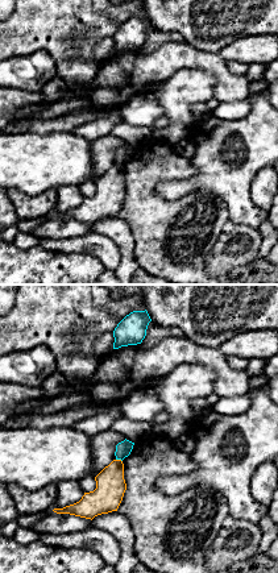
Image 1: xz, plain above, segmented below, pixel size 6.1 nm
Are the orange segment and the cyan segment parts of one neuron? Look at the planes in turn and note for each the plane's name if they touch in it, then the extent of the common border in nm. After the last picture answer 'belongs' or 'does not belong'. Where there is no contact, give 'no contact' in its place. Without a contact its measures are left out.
meets orange in xz; contact 40 nm long

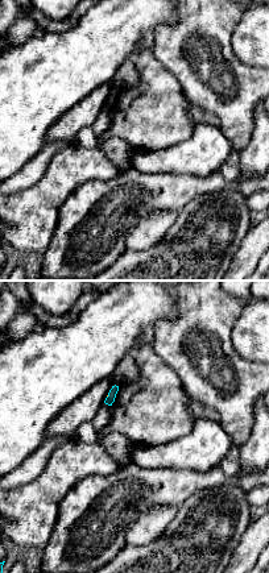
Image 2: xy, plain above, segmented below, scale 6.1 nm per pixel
no contact

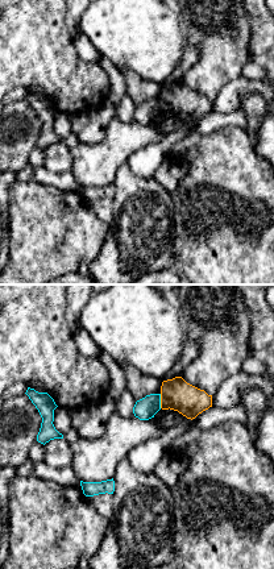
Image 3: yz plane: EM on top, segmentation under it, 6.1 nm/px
meets orange in yz; contact 90 nm long

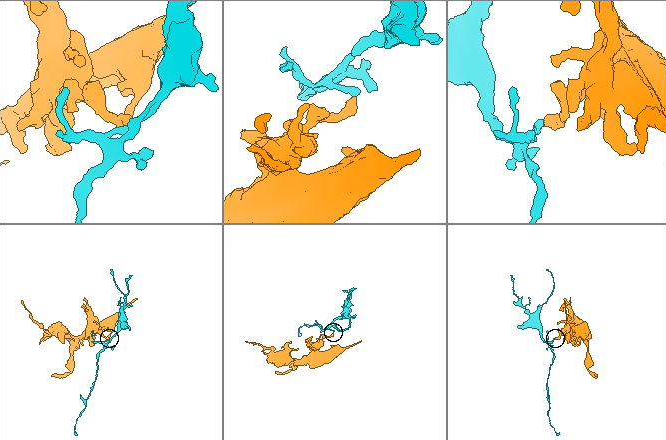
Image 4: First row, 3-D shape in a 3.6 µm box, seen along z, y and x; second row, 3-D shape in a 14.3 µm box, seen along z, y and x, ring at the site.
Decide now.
does not belong

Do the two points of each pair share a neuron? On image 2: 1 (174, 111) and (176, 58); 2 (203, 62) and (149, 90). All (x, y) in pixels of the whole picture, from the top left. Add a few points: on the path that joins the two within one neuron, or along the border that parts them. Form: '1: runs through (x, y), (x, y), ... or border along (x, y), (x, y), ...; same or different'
1: border along (154, 55), (177, 81), (183, 95), (193, 104); different
2: border along (153, 53), (191, 102); different

